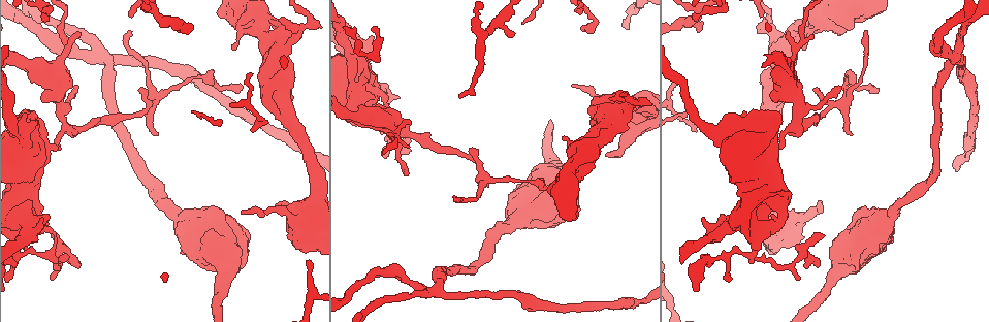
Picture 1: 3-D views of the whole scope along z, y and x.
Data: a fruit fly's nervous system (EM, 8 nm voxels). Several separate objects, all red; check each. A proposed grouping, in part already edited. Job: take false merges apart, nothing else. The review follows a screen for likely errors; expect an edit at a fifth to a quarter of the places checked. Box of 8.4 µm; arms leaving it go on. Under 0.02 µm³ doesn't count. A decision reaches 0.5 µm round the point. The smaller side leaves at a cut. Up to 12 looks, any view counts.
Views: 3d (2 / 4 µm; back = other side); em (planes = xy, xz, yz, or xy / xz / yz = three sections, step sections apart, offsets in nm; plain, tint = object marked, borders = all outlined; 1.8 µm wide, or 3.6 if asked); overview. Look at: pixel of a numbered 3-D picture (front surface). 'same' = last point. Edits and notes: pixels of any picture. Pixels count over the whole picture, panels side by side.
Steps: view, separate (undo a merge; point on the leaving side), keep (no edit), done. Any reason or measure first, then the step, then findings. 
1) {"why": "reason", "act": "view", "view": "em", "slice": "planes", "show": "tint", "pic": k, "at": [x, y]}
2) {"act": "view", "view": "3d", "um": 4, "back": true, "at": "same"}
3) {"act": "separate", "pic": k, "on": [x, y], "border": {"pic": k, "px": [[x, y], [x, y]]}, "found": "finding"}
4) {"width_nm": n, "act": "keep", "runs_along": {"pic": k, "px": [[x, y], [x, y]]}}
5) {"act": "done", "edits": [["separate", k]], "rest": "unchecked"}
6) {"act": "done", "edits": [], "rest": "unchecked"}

{"why": "four or more arms meet", "act": "view", "view": "em", "slice": "yz", "step": 8, "show": "tint", "pic": 1, "at": [438, 291]}

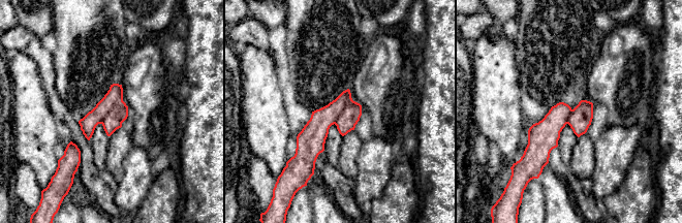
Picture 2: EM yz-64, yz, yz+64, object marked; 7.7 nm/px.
{"width_nm": 190, "act": "separate", "pic": 2, "on": [113, 121], "border": {"pic": 2, "px": [[122, 100], [111, 109], [100, 123]]}, "found": "two neurons meet here"}

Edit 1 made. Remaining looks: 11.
{"why": "abrupt turn", "act": "view", "view": "em", "slice": "planes", "show": "plain", "pic": 1, "at": [803, 251]}

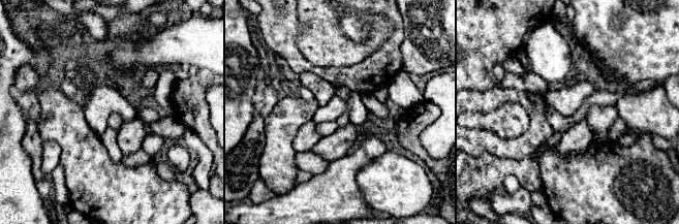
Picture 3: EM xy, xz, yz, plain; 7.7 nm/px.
{"why": "with the object marked", "act": "view", "view": "em", "slice": "planes", "show": "tint", "at": "same"}

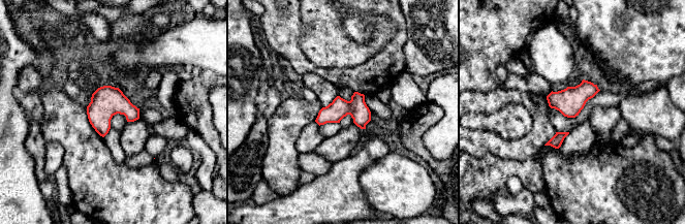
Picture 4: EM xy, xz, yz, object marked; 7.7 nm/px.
{"act": "keep", "found": "all the same neuron"}

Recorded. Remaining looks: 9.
{"why": "sudden change in width", "act": "view", "view": "3d", "um": 4, "pic": 1, "at": [641, 123]}

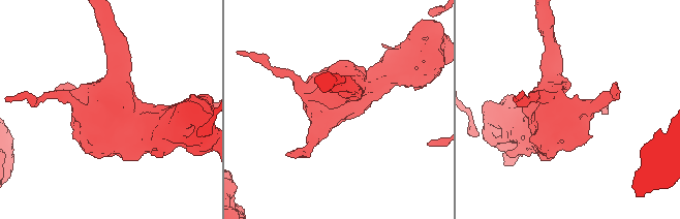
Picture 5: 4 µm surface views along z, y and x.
{"act": "view", "view": "em", "um": 3.6, "slice": "planes", "show": "plain", "pic": 5, "at": [569, 124]}

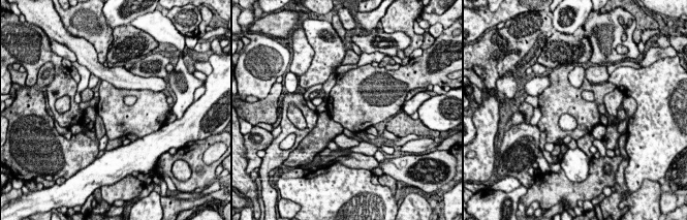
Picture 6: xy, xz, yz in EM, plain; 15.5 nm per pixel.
{"act": "view", "view": "em", "um": 3.6, "slice": "planes", "show": "tint", "at": "same"}

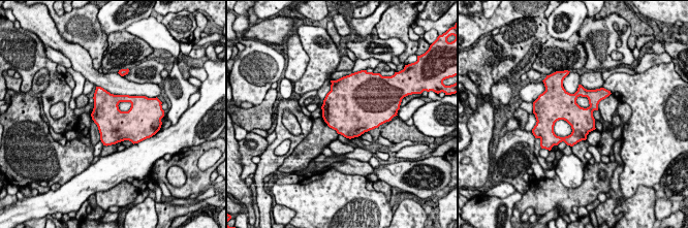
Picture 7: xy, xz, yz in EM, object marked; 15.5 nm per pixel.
{"act": "keep", "found": "continuous, no second neuron"}

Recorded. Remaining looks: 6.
{"why": "a narrow waist", "act": "view", "view": "em", "slice": "planes", "show": "tint", "pic": 1, "at": [249, 26]}

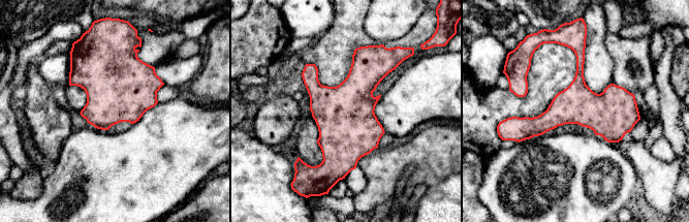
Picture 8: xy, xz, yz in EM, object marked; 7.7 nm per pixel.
{"act": "keep", "found": "all the same neuron"}

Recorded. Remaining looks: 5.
{"why": "sharp bend", "act": "view", "view": "em", "slice": "planes", "show": "tint", "pic": 1, "at": [309, 20]}

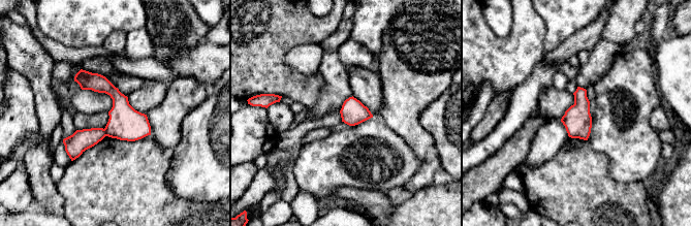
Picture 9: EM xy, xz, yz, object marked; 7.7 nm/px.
{"act": "separate", "pic": 9, "on": [125, 123], "border": {"pic": 9, "px": [[103, 129], [106, 135]]}, "found": "a second neuron is stuck on"}

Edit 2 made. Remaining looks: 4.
{"act": "done", "edits": [["separate", 2], ["separate", 9]], "rest": "unchecked"}

